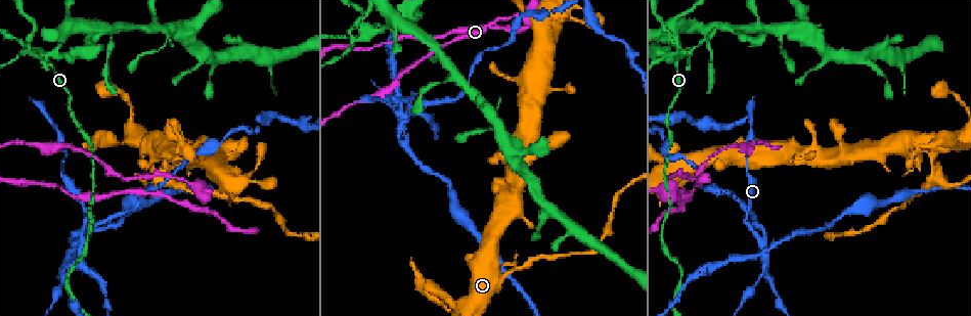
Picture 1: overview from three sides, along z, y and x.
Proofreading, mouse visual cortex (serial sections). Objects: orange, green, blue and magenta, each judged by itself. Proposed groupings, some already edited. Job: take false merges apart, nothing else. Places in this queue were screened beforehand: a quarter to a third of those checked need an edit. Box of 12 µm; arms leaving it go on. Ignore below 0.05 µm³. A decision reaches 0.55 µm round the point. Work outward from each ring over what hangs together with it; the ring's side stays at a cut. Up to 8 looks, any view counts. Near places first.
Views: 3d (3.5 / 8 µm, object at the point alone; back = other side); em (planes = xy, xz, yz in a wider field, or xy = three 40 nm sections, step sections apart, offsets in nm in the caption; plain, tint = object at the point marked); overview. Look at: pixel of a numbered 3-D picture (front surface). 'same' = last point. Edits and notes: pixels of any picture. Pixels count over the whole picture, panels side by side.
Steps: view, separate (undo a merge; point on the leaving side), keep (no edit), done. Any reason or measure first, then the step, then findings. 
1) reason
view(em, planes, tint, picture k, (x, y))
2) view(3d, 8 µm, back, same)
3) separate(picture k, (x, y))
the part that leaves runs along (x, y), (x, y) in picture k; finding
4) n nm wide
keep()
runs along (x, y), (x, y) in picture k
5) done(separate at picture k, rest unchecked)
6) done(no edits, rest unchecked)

arms part here
view(3d, 3.5 µm, picture 1, (937, 178))

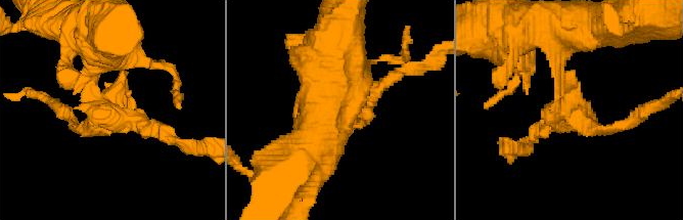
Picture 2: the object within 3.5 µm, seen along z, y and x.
now the EM
view(em, xy, step 2, tint, picture 2, (111, 111))

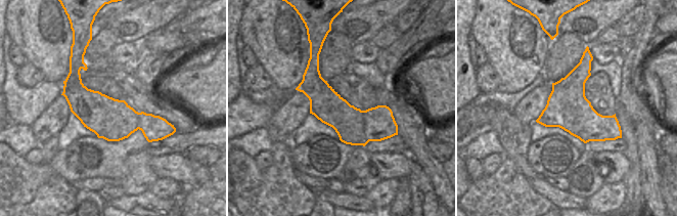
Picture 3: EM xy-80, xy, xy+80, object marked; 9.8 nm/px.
separate(picture 2, (157, 128))
the part that leaves runs along (107, 108), (123, 121), (157, 127), (183, 142) in picture 2; a second cell is stuck on

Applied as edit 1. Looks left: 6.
view(3d, 3.5 µm, picture 1, (208, 207))

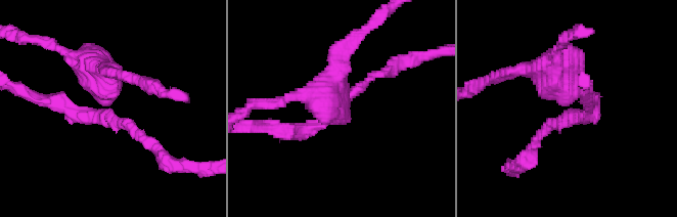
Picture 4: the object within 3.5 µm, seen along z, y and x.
3 arms; arms of 150, 200, 500 nm; now the EM
view(em, xy, step 2, tint, picture 4, (109, 110))

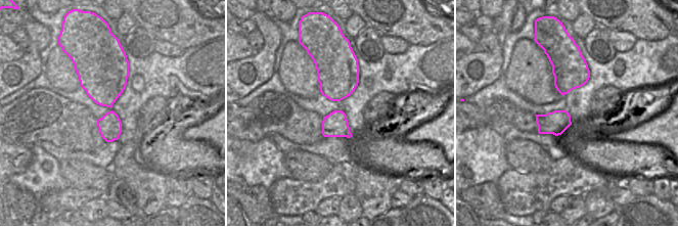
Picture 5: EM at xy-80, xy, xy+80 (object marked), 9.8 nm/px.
another direction
view(em, xy, step 3, tint, same)

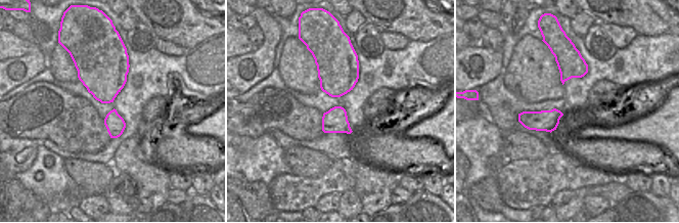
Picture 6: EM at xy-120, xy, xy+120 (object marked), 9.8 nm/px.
keep()
runs along (557, 60), (573, 117), (589, 101) in picture 4; continuous, no second cell

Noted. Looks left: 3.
arms run side by side
view(3d, 3.5 µm, back, picture 1, (681, 55))

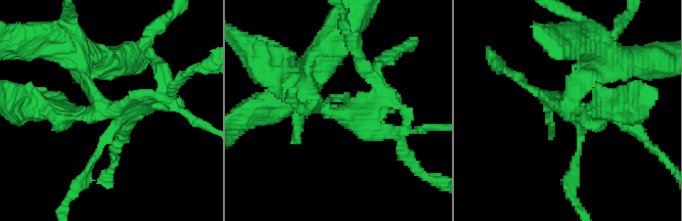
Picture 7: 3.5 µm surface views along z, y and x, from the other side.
need the tissue
view(em, xy, step 2, tint, picture 7, (567, 109))

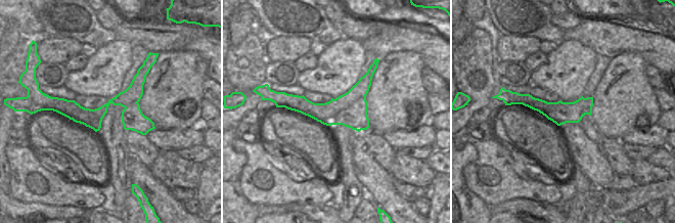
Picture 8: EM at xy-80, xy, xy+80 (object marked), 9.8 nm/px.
separate(picture 7, (314, 83))
the part that leaves runs along (108, 104), (52, 38) in picture 7; two cells meet here

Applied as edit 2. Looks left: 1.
done(separate at picture 2, separate at picture 7, rest unchecked)

